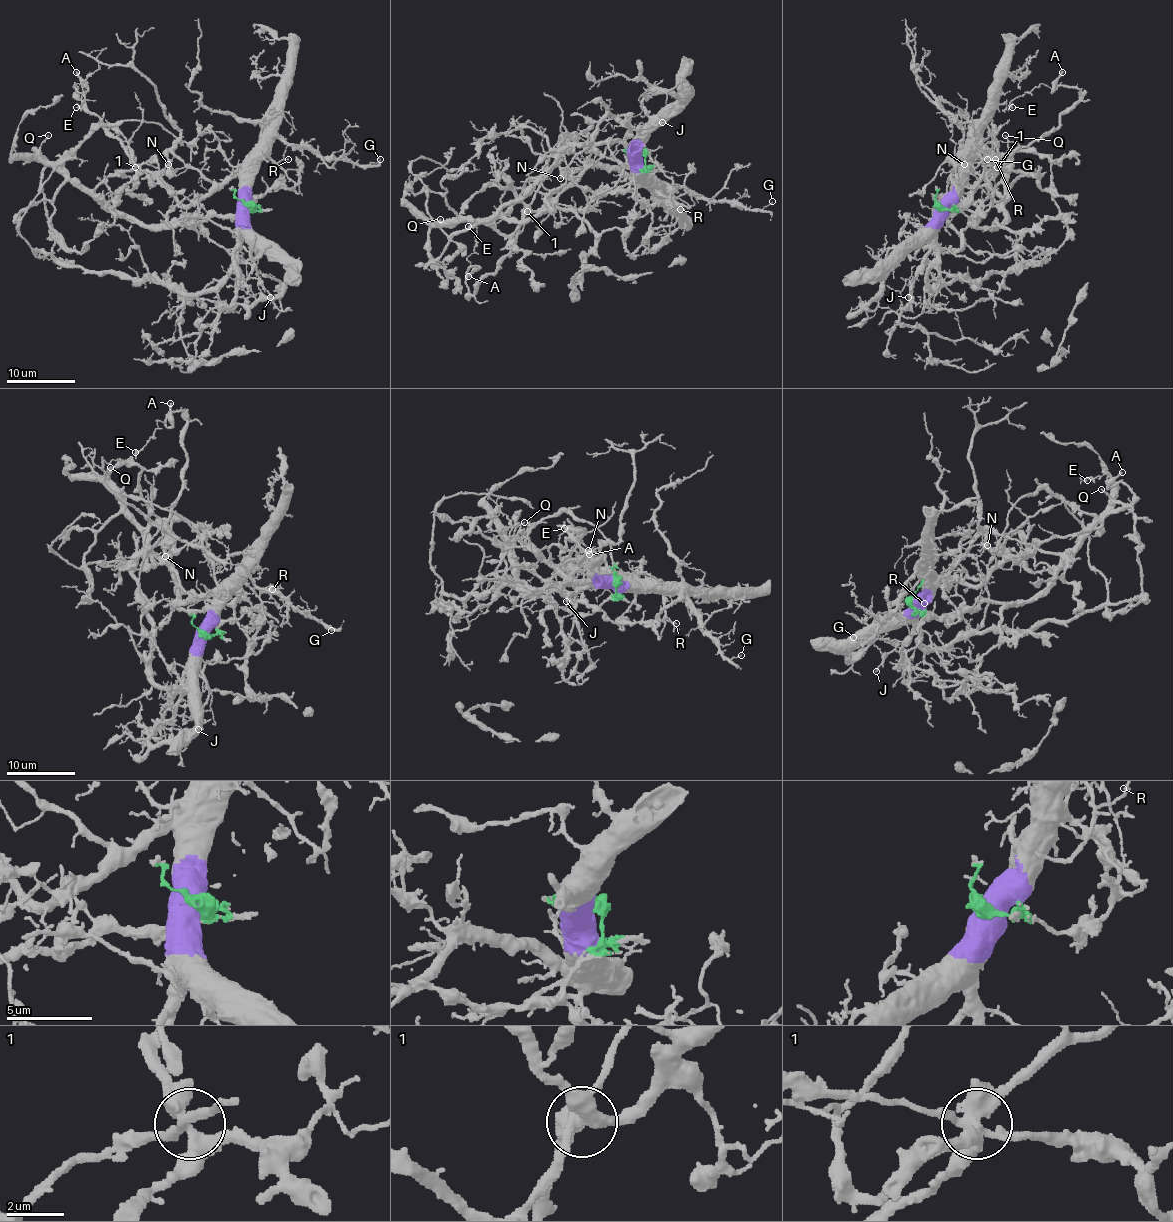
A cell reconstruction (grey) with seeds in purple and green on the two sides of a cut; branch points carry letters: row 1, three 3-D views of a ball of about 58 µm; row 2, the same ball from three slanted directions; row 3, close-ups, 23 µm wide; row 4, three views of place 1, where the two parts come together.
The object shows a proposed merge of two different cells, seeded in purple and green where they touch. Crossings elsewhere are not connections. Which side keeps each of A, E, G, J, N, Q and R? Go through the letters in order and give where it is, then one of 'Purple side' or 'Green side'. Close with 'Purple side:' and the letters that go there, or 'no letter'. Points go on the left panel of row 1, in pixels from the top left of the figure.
A: Place: (76, 72). Purple side
E: Place: (76, 107). Purple side
G: Place: (380, 159). Purple side
J: Place: (270, 297). Purple side
N: Place: (168, 164). Purple side
Q: Place: (48, 135). Green side
R: Place: (288, 159). Purple side
Purple side: A, E, G, J, N, R

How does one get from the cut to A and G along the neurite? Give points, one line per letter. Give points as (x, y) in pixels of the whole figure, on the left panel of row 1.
A: (245, 205), (237, 176), (187, 205), (139, 171), (80, 99), (74, 85), (82, 92), (86, 82), (75, 71)
G: (245, 205), (245, 193), (258, 173), (258, 159), (276, 138), (325, 157), (347, 157), (359, 164), (380, 159)

